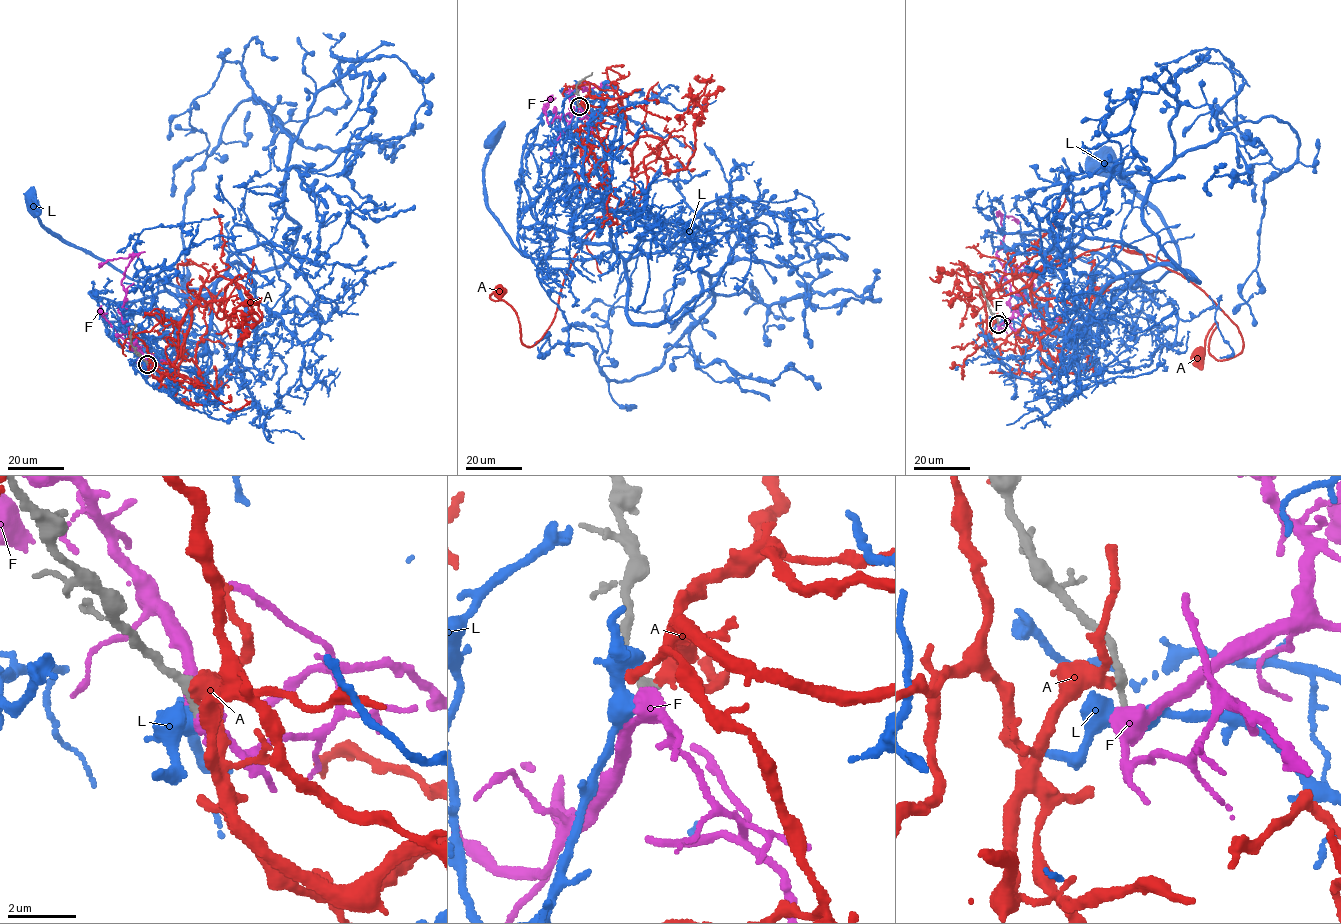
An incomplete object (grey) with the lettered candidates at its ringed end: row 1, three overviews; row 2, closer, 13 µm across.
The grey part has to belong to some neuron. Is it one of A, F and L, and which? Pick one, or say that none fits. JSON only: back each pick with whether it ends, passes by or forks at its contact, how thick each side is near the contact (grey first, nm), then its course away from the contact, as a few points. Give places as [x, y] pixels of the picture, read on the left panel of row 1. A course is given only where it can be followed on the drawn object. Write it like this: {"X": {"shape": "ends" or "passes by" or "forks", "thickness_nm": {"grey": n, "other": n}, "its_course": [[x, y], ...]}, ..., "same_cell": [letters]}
{"F": {"shape": "passes by", "thickness_nm": {"grey": 240, "other": 480}, "its_course": [[147, 364], [136, 344], [135, 334], [118, 311], [126, 296], [121, 279], [132, 257], [107, 260], [99, 267]]}, "same_cell": ["F"]}

